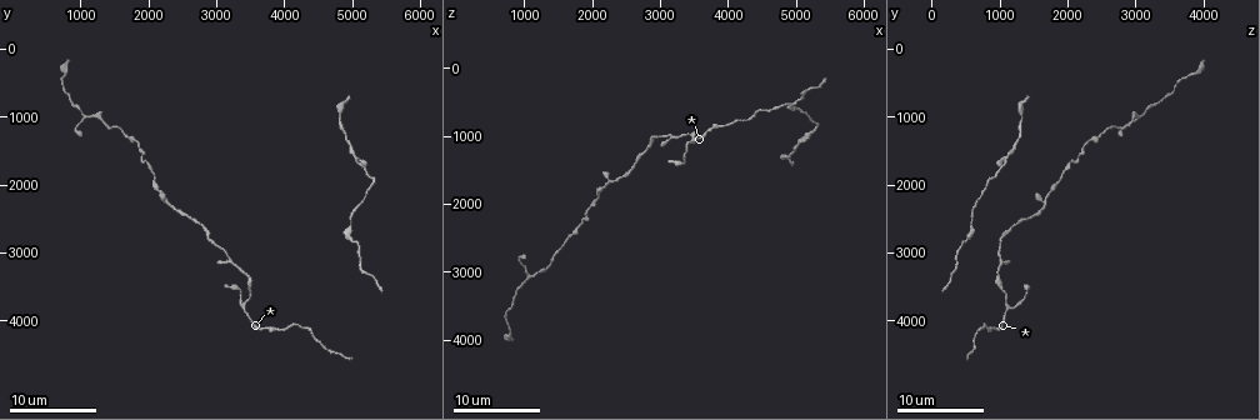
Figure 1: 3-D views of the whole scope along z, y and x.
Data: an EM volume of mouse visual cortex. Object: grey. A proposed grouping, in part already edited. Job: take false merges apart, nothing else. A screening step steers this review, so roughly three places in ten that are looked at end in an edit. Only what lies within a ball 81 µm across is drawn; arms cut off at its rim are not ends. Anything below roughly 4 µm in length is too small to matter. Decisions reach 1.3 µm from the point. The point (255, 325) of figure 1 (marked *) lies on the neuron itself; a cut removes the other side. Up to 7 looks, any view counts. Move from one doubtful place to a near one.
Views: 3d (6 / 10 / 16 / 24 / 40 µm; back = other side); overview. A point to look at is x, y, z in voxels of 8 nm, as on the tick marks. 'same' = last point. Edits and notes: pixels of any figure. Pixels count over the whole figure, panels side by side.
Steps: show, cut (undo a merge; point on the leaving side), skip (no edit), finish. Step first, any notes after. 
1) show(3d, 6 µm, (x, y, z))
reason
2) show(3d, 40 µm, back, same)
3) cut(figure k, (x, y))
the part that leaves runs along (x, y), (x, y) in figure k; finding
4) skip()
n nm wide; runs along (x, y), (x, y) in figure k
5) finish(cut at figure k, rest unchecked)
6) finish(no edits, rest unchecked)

show(3d, 6 µm, (3400, 3800, 1200))
branch point

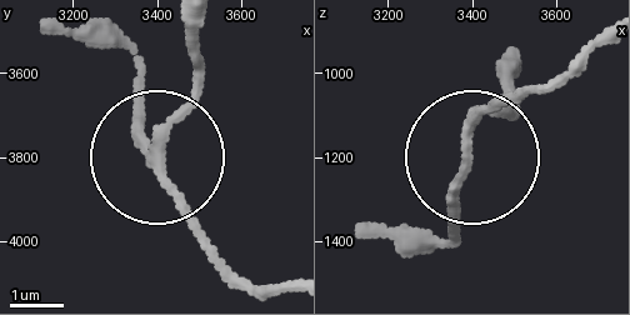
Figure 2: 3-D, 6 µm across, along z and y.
skip()
3 arms; runs along (543, 93), (471, 133), (454, 240) in figure 2; all the same neuron

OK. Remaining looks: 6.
show(3d, 16 µm, (1700, 1300, 2500))
thick turns thin

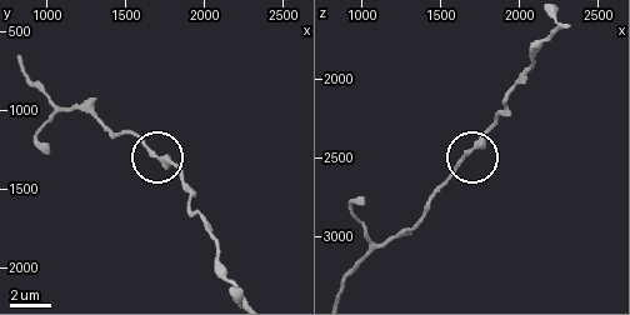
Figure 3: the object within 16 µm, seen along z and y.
show(3d, 16 µm, back, (1680, 1260, 2480))
other side

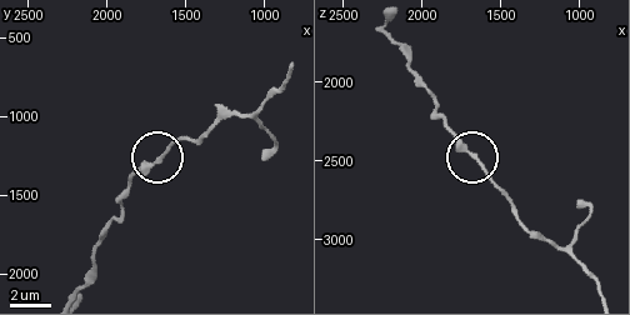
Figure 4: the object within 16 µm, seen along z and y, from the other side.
skip()
all the same neuron

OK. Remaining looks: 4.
show(3d, 6 µm, (2200, 2150, 1700))
two arms in line, one across

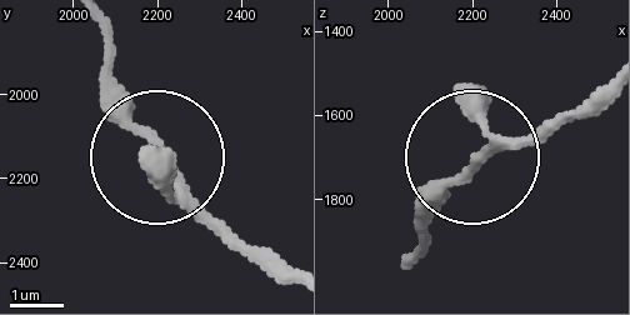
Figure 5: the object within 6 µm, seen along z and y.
show(3d, 6 µm, back, same)

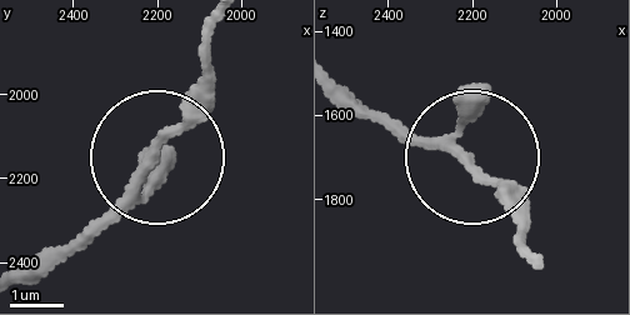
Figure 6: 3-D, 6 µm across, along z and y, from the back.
skip()
3 arms; runs along (21, 283), (141, 170), (209, 68) in figure 6; continuous, no second neuron

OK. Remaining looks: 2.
finish(no edits, rest unchecked)

